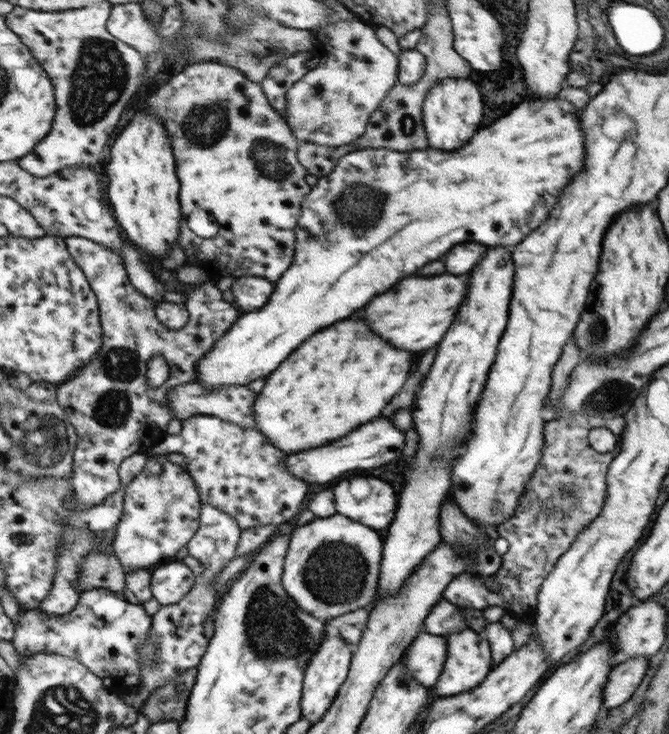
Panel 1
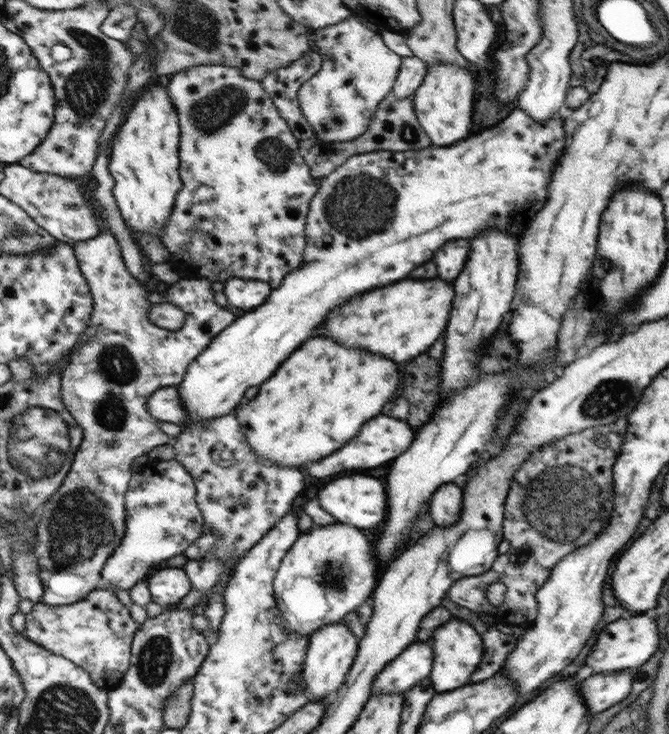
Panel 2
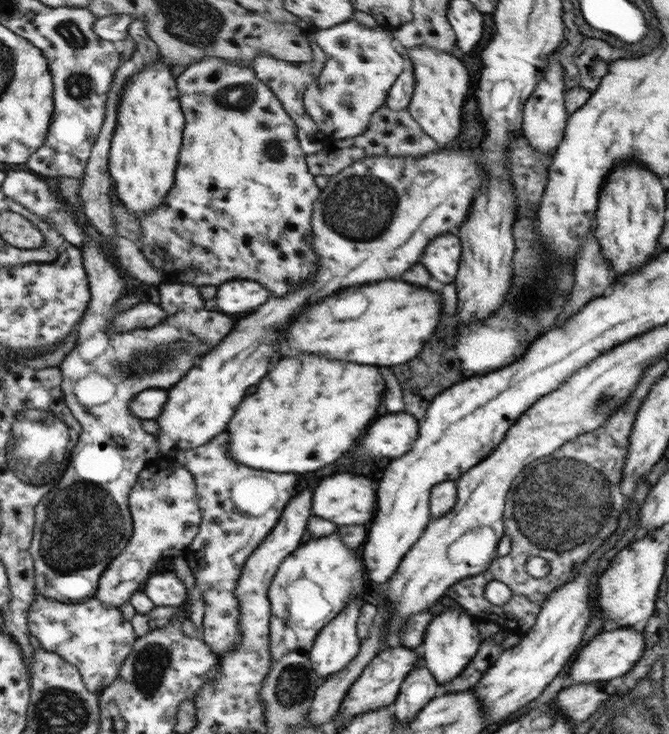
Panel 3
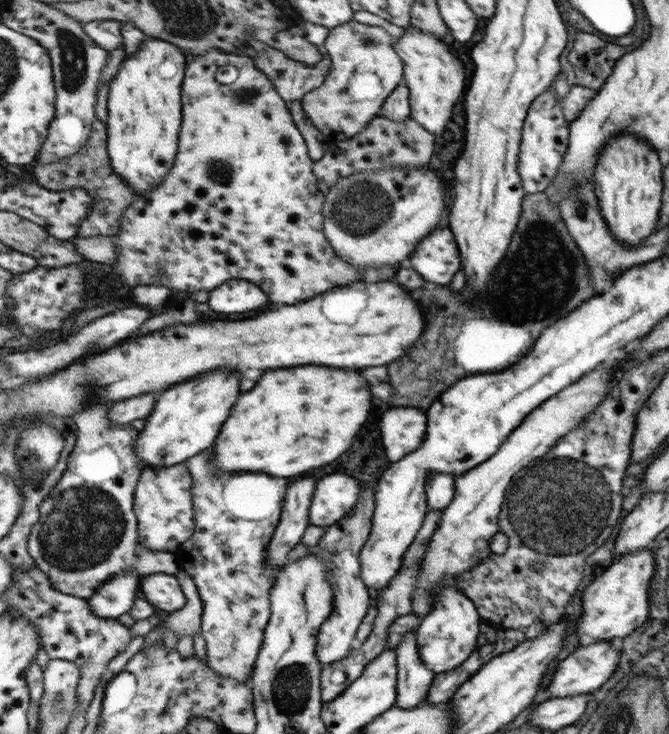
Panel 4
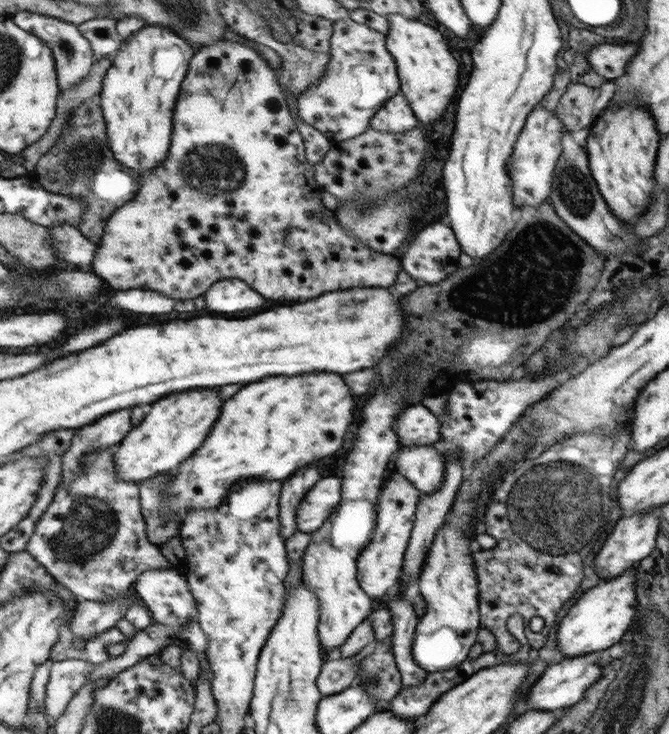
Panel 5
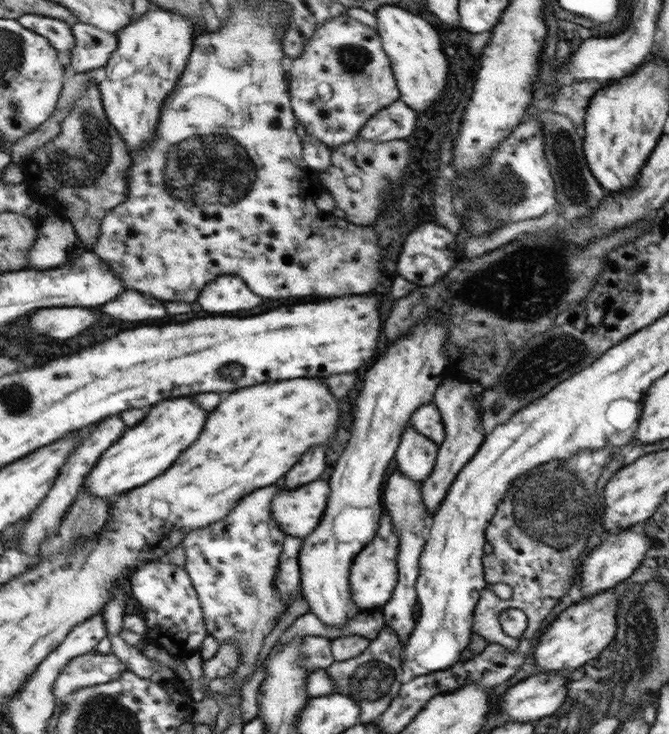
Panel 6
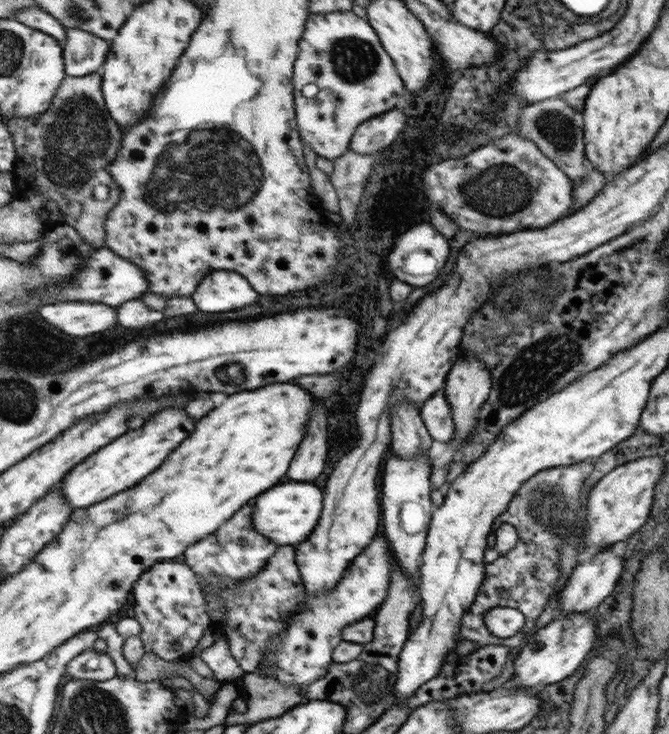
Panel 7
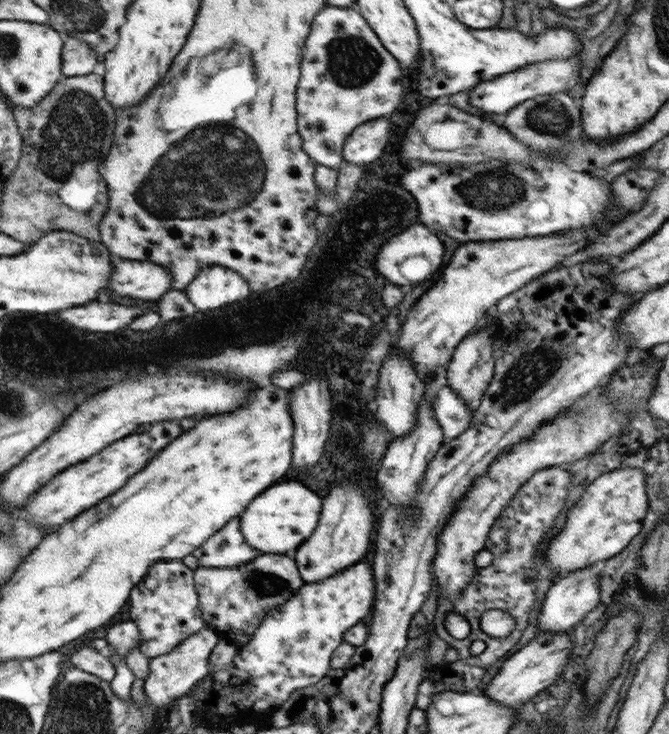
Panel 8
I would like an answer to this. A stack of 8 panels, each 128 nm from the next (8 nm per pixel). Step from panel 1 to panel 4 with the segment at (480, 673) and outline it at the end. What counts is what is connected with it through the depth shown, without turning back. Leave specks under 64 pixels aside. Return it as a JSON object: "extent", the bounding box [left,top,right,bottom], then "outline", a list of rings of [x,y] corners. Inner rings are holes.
{"extent":[413,578,479,676],"outline":[[[454,578],[440,579],[431,592],[434,593],[434,601],[431,603],[434,607],[420,617],[420,623],[413,634],[421,662],[437,676],[441,672],[457,668],[472,654],[471,648],[475,648],[479,634],[479,618],[473,602],[465,594],[461,594]]]}

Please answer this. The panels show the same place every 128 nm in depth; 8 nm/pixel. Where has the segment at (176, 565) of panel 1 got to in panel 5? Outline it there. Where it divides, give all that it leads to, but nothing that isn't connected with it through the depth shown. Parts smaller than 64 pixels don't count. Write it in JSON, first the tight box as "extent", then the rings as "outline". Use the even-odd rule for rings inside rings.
{"extent":[134,567,197,632],"outline":[[[182,567],[159,568],[141,574],[134,586],[146,607],[153,613],[154,622],[166,624],[173,632],[179,631],[189,619],[197,618],[196,599],[192,597],[191,588],[188,587]]]}

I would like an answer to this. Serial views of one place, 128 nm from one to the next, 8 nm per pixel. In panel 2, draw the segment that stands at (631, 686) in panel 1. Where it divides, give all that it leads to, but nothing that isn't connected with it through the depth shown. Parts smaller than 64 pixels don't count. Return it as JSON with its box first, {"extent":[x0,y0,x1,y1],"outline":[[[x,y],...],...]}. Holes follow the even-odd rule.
{"extent":[576,669,633,714],"outline":[[[631,669],[613,671],[605,675],[591,674],[581,681],[576,691],[583,697],[589,714],[595,714],[625,699],[633,681]]]}

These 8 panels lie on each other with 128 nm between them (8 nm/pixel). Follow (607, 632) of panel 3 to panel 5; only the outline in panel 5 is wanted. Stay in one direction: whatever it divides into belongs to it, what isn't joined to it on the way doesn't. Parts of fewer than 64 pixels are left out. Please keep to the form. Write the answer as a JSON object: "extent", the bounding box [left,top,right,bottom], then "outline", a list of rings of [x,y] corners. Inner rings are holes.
{"extent":[525,655,601,711],"outline":[[[581,655],[579,657],[565,657],[561,661],[546,666],[543,673],[532,684],[529,694],[525,698],[525,704],[531,709],[541,711],[555,711],[565,709],[583,698],[583,692],[589,688],[601,676],[601,663],[597,659]]]}

